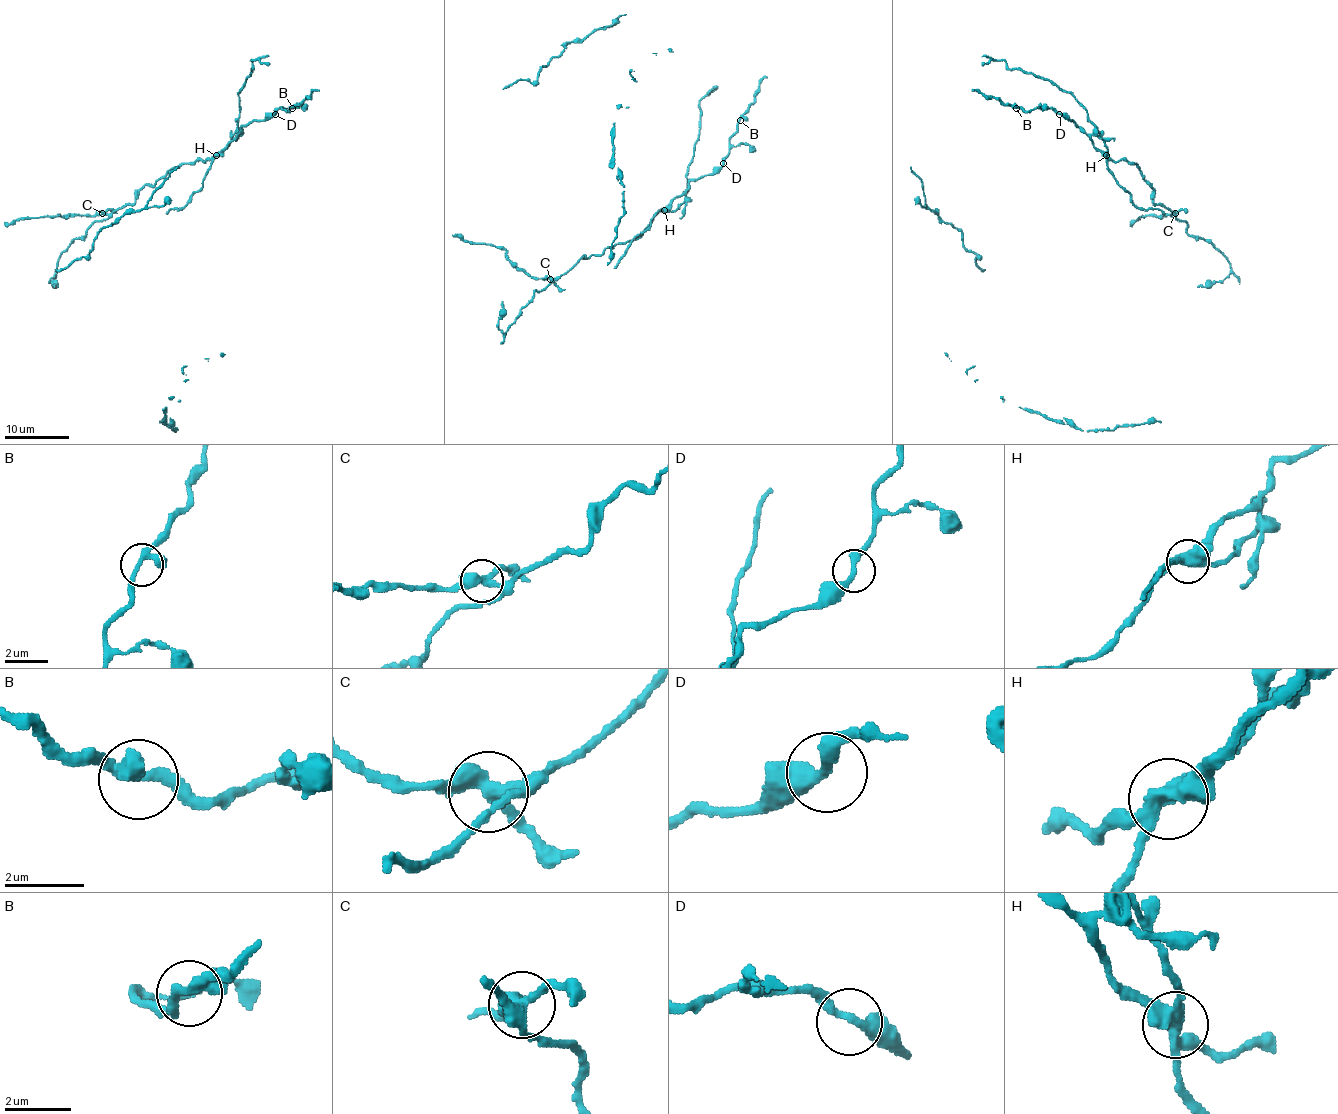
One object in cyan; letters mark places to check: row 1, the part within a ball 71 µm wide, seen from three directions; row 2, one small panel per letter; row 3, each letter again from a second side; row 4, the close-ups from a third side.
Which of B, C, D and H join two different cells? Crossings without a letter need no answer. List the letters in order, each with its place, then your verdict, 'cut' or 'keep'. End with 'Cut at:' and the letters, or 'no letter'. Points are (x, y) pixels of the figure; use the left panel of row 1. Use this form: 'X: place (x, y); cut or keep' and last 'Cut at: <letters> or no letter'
B: place (292, 108); keep
C: place (102, 213); cut
D: place (275, 114); keep
H: place (216, 155); cut
Cut at: C, H

